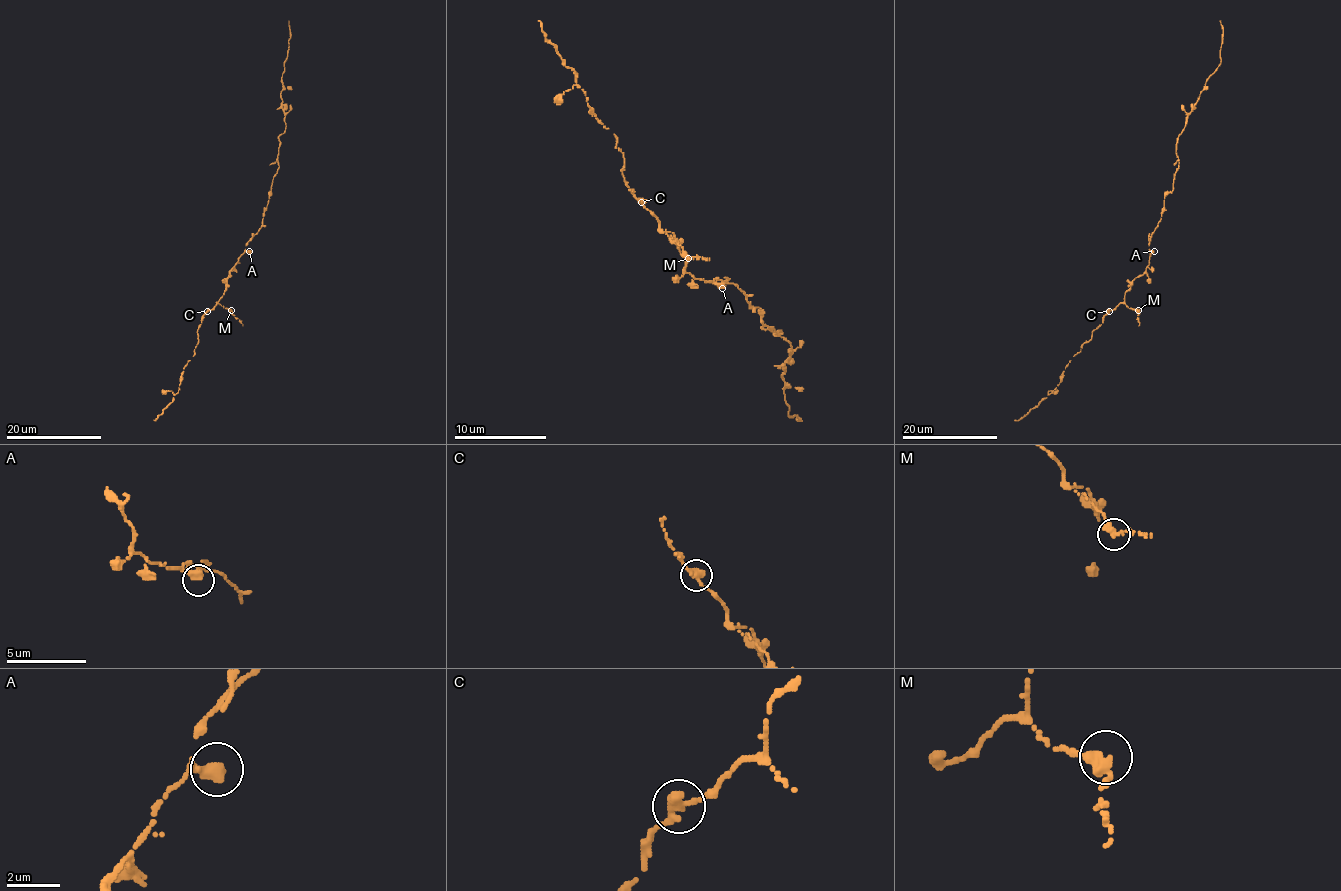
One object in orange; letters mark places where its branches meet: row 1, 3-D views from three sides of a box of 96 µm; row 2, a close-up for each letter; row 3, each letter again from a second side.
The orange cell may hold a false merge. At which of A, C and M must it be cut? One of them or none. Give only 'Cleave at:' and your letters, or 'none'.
Cleave at: none

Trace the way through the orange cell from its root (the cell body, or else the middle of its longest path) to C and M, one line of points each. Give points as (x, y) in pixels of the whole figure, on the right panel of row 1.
C: (1149, 244), (1150, 256), (1145, 271), (1132, 281), (1124, 301), (1108, 311)
M: (1149, 244), (1149, 264), (1142, 275), (1132, 281), (1124, 295), (1126, 306), (1138, 310)

